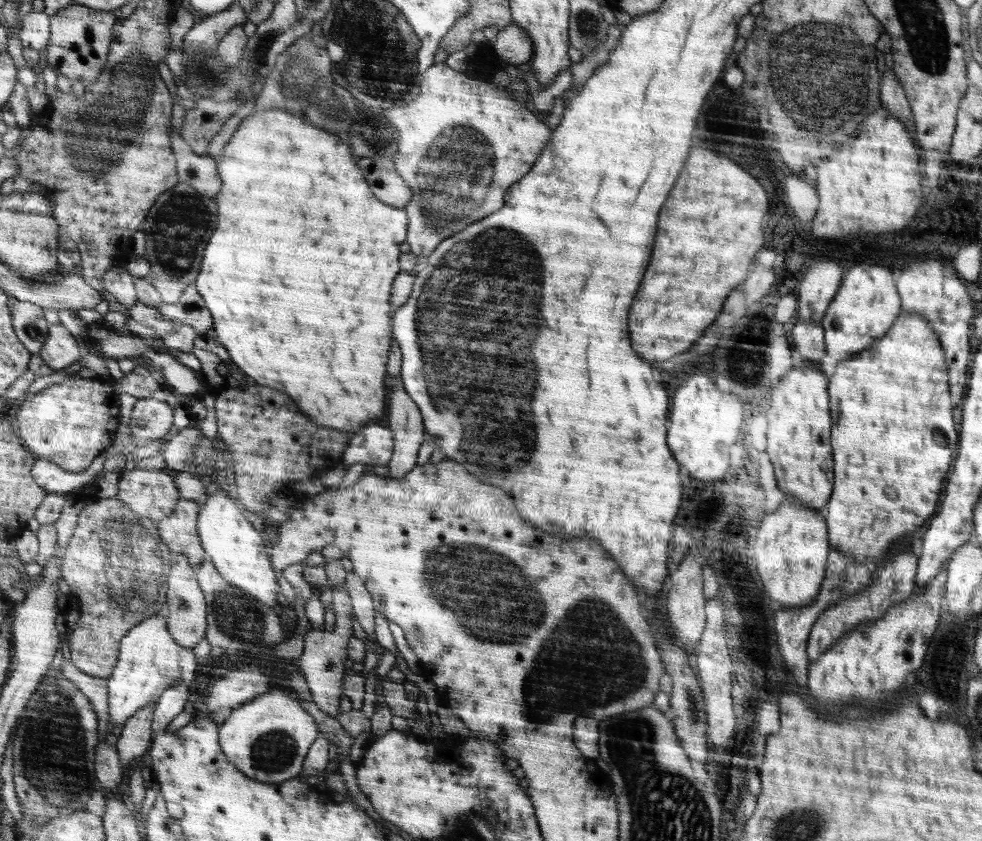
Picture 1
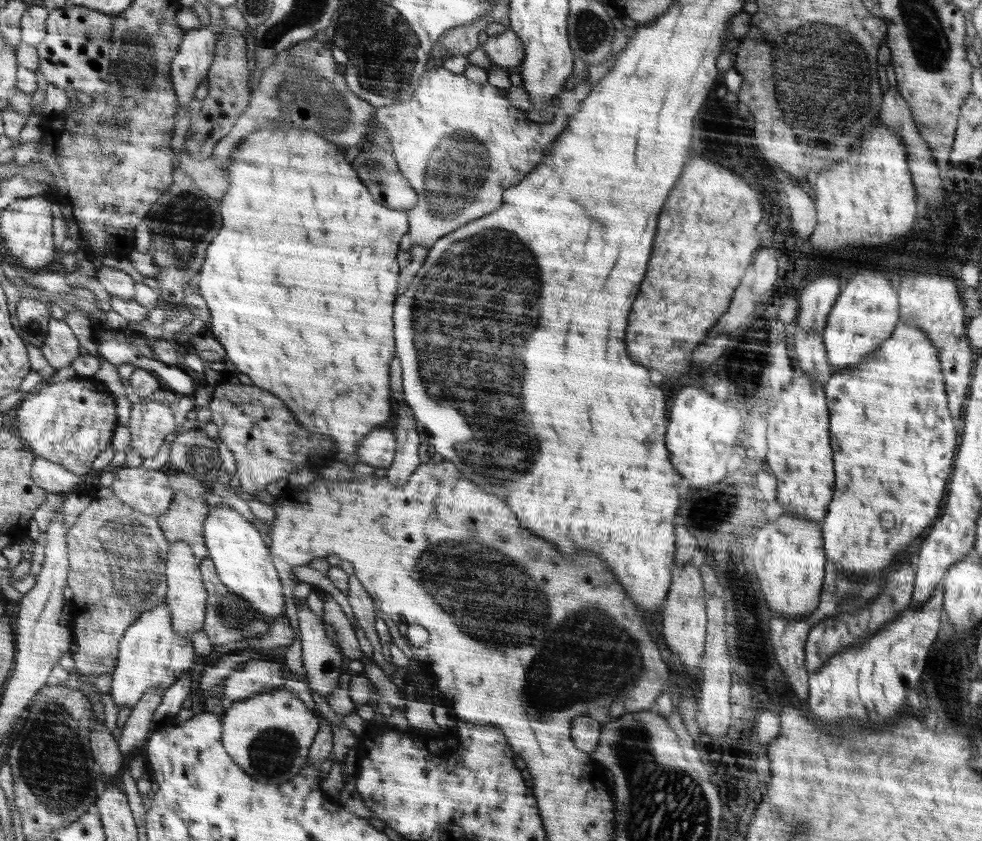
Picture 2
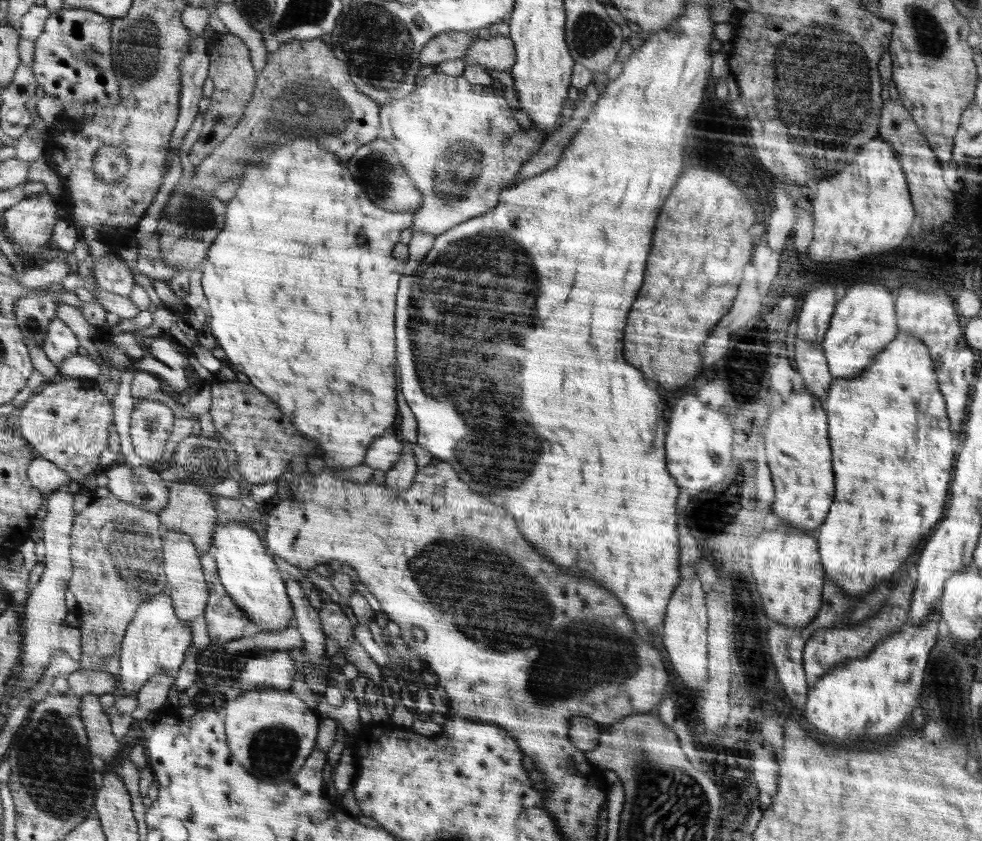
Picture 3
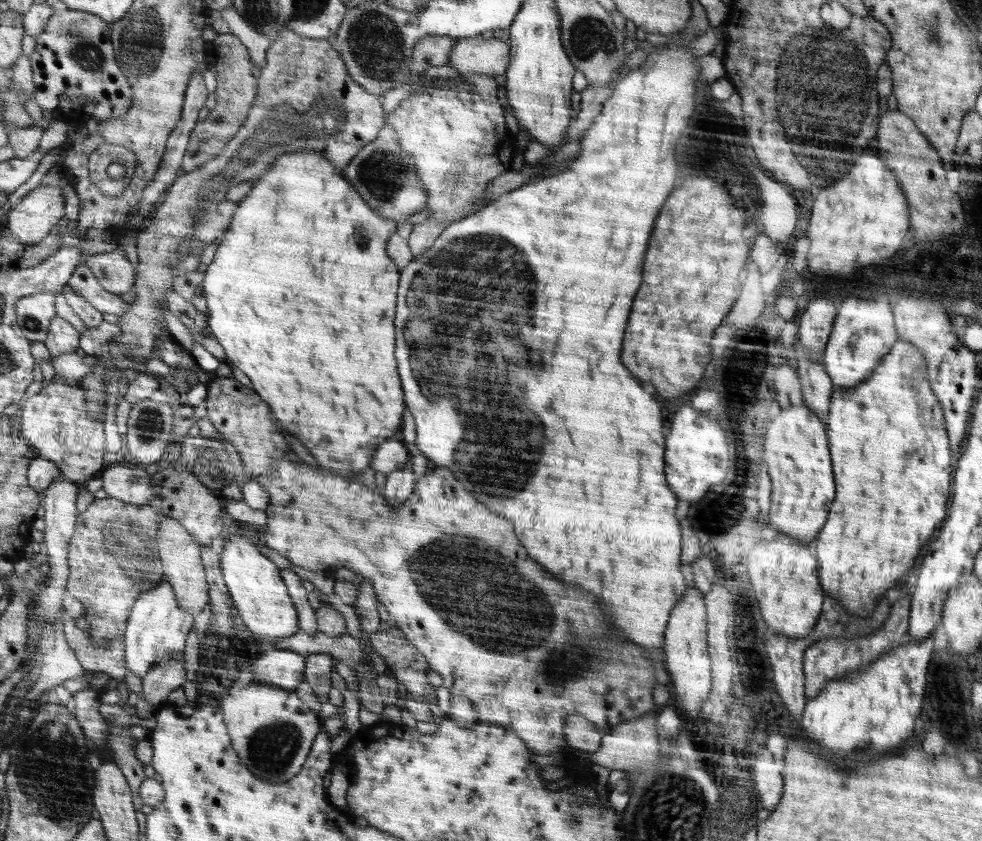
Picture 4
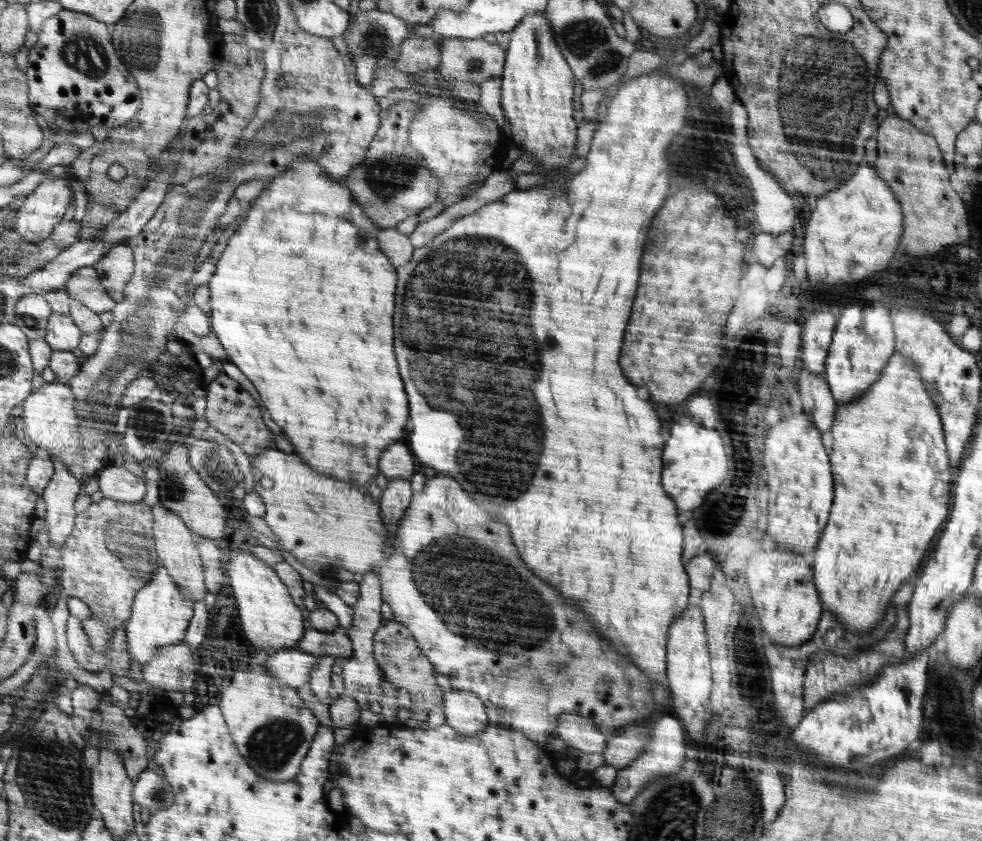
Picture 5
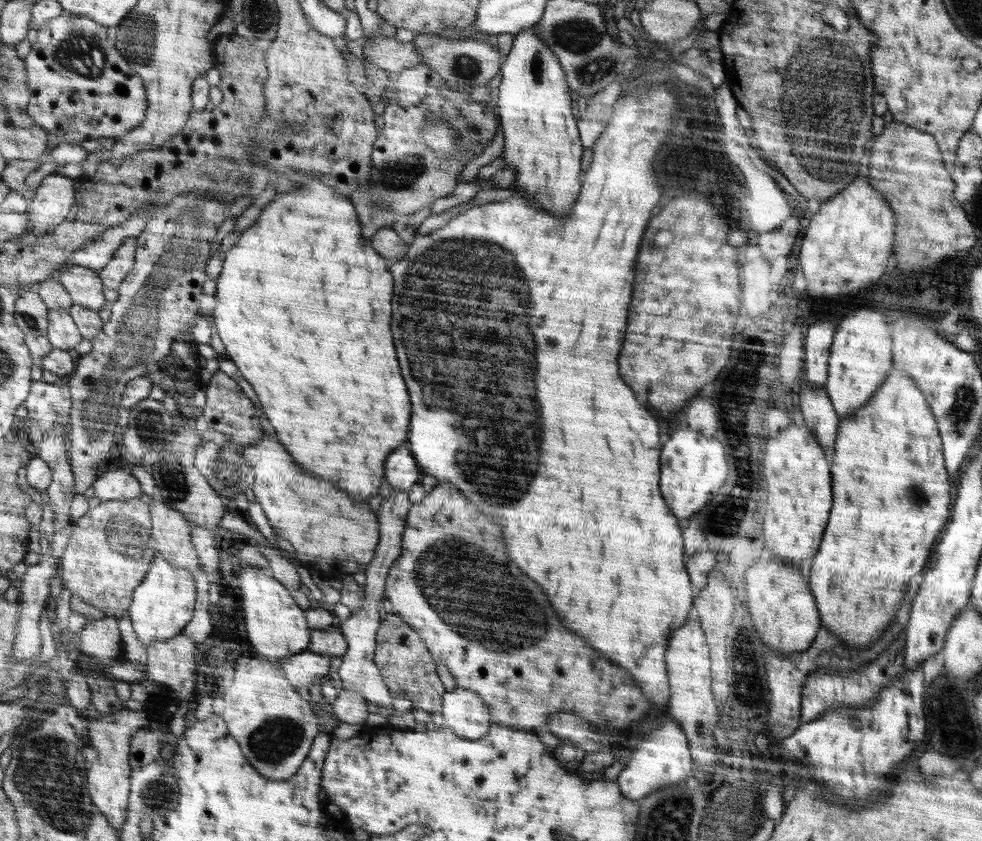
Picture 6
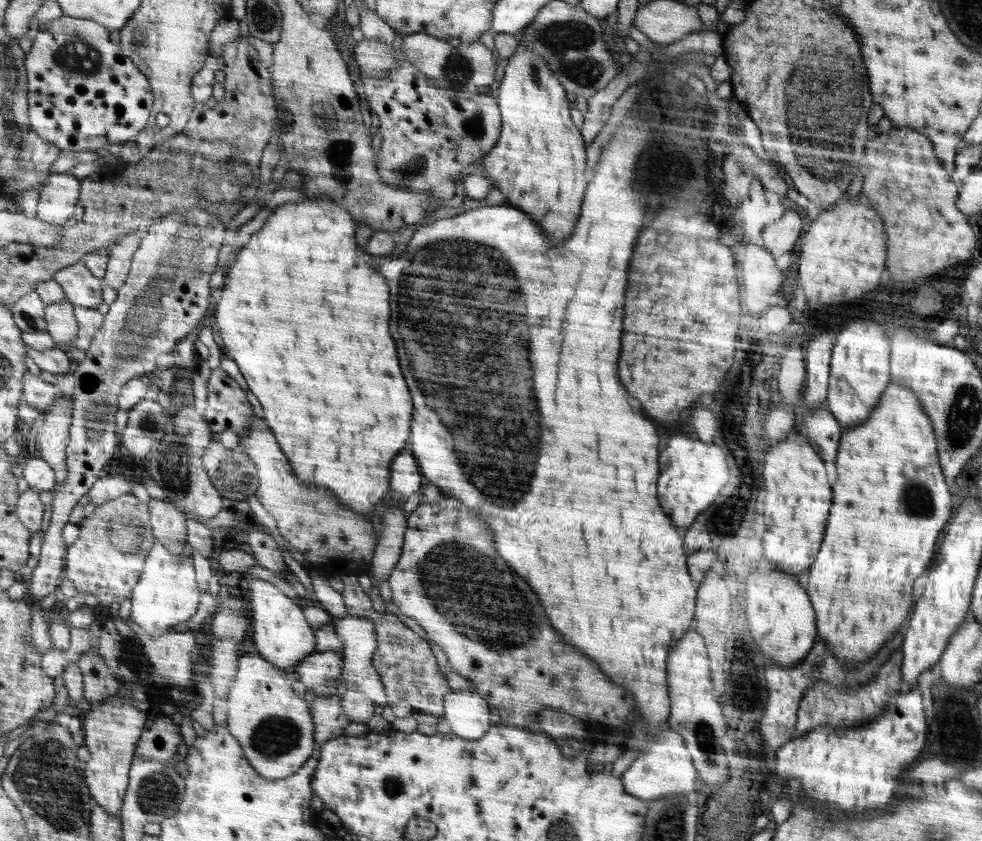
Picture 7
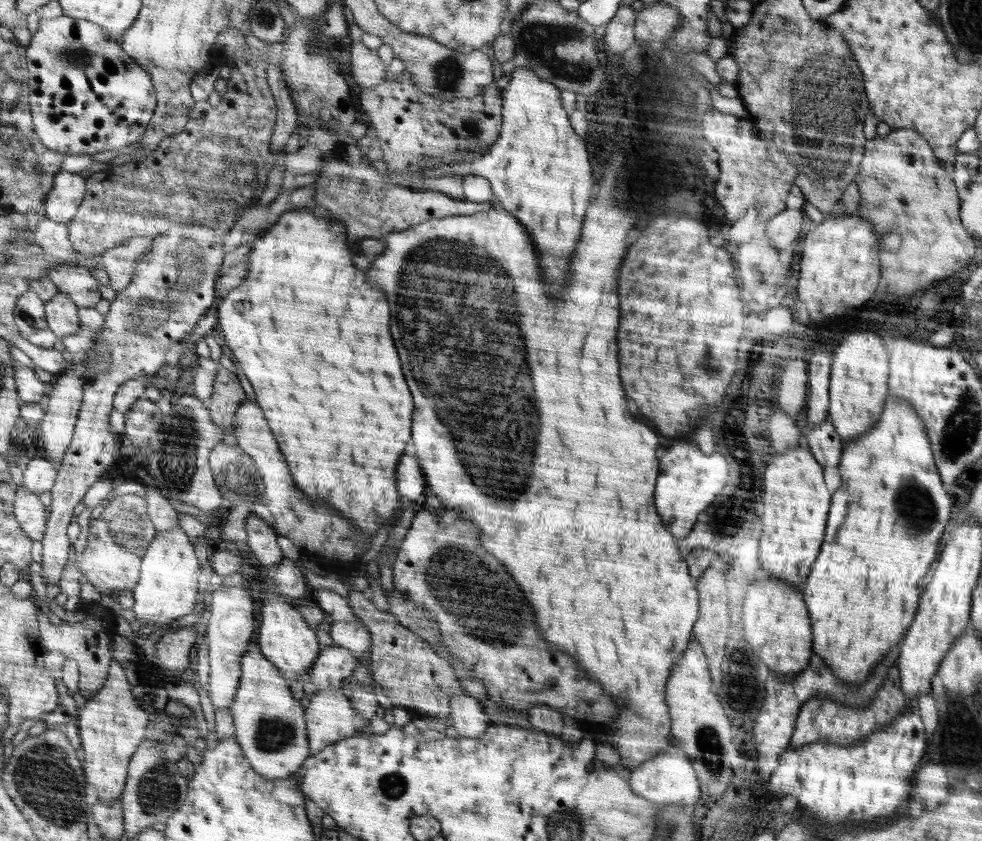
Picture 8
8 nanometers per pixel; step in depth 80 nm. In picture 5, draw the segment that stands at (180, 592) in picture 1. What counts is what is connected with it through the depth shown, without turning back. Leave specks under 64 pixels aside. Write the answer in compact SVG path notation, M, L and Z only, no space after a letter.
M159 503L154 504L151 508L154 514L154 548L158 552L160 562L170 572L171 577L175 579L187 597L190 597L194 603L204 600L208 591L205 585L206 572L196 543L196 535L179 514L169 511Z

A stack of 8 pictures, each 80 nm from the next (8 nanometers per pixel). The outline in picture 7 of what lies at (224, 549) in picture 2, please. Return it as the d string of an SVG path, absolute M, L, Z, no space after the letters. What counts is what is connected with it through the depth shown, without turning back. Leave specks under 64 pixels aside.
M245 575L244 585L248 594L249 612L252 613L253 641L257 652L289 674L293 670L296 672L297 666L314 652L314 646L317 645L314 644L313 627L308 626L302 608L266 580Z

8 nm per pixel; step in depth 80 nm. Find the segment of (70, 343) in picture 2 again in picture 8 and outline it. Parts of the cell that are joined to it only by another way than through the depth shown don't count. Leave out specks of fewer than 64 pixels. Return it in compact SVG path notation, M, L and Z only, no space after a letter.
M59 293L46 304L47 326L58 339L76 334L81 329L78 306L66 294Z

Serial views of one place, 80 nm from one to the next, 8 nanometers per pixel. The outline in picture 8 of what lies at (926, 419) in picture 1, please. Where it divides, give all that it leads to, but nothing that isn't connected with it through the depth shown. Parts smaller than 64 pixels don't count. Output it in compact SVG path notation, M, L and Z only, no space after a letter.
M888 393L880 420L868 432L857 436L855 440L844 442L844 444L846 446L844 446L842 460L840 460L842 466L838 468L840 478L842 478L842 486L832 496L832 506L830 506L830 514L828 514L828 524L826 524L826 536L822 541L822 550L820 550L820 556L816 558L816 566L812 566L812 578L808 578L806 588L802 590L802 593L808 609L810 626L812 626L813 654L823 658L823 661L827 663L827 667L843 684L855 686L855 684L862 684L870 676L875 666L890 652L890 648L894 648L900 642L902 634L913 623L922 593L921 590L918 590L918 582L931 573L937 560L936 554L938 554L940 539L947 534L953 521L950 518L952 500L950 500L948 493L944 491L924 423L921 422L920 417L907 400L897 396L889 396Z

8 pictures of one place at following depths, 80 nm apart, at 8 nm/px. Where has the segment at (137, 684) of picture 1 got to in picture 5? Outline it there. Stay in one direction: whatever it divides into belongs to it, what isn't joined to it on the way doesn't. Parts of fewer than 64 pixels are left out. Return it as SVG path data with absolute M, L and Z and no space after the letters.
M159 562L158 570L154 574L151 582L144 585L135 597L135 602L131 606L131 618L122 627L127 636L127 648L130 656L142 664L146 665L160 647L179 644L186 640L186 632L194 616L194 602L187 597L179 584L175 582L166 570L166 567Z

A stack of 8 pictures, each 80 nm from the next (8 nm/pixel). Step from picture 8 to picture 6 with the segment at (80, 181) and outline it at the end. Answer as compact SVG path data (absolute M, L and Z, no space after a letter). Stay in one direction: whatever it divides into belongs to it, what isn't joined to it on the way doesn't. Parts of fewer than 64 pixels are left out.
M56 172L45 176L37 188L26 218L30 219L28 235L42 237L55 232L54 228L68 216L74 204L74 182Z

